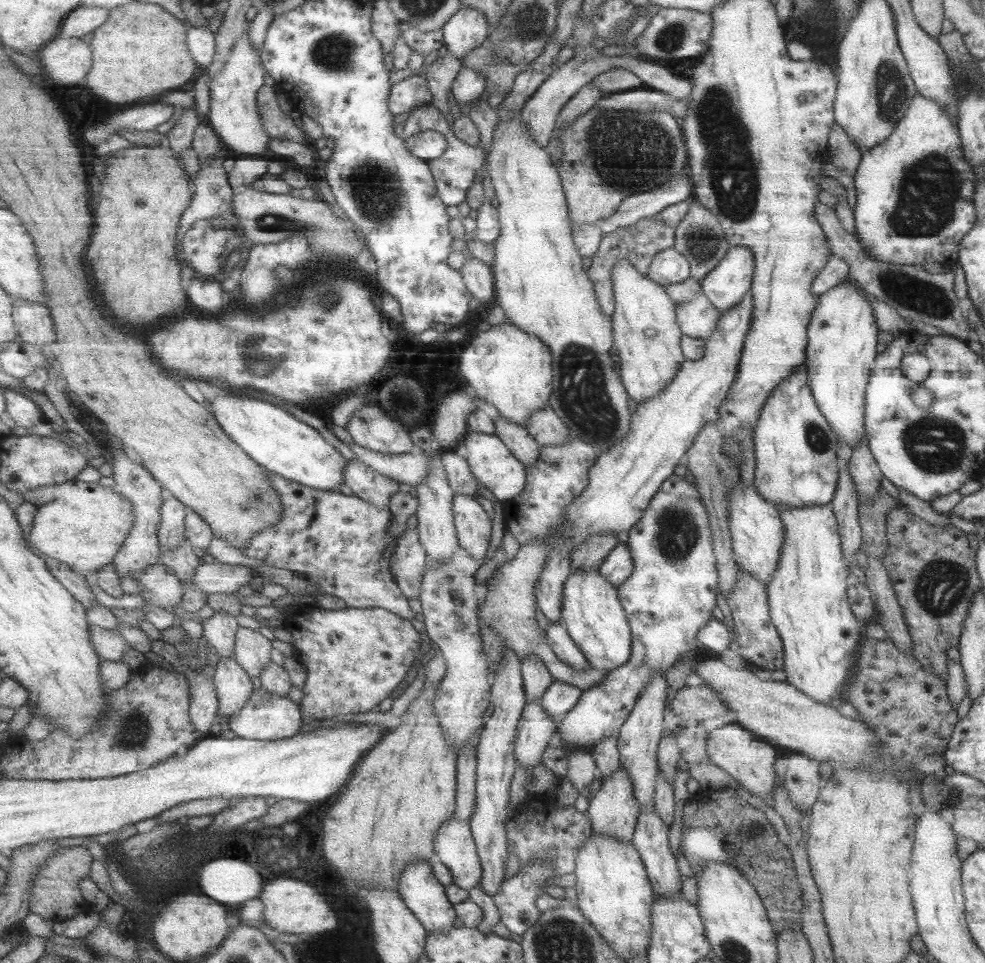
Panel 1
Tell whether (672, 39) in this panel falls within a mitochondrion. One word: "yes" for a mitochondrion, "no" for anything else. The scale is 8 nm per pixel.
yes

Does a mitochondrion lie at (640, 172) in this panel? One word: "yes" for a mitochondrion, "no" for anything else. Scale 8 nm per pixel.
yes

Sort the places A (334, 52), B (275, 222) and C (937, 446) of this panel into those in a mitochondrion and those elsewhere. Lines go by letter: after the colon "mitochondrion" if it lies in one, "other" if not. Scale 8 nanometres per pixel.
A: mitochondrion
B: mitochondrion
C: mitochondrion

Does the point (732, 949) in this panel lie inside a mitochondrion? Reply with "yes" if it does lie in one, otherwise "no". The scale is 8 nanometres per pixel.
yes

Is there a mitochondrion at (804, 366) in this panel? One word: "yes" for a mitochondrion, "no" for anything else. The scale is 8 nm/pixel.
no

